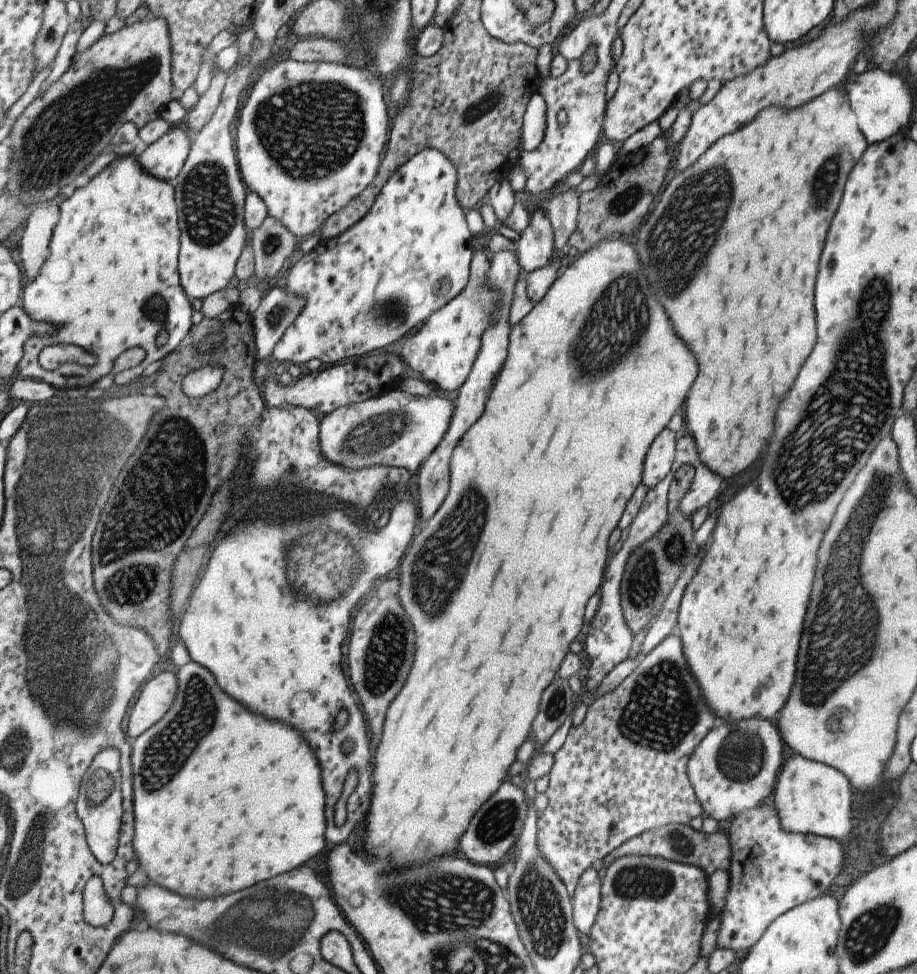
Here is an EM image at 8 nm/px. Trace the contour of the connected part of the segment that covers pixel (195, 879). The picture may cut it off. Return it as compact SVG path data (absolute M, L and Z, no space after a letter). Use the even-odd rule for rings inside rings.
M191 661L180 667L178 676L178 692L172 708L164 714L164 718L154 724L150 730L140 734L140 738L132 744L132 772L134 772L134 836L132 846L138 857L139 866L146 872L150 882L164 886L164 890L178 892L182 896L192 898L208 898L208 896L222 896L230 892L238 892L242 888L254 886L256 882L274 878L278 874L284 874L288 870L294 870L302 864L306 864L310 858L318 856L326 848L326 816L324 816L324 804L326 794L322 788L322 770L318 764L318 758L306 738L292 726L286 726L280 720L270 720L258 714L252 714L248 708L244 708L234 698L226 696L222 688L218 686L216 678L200 666Z

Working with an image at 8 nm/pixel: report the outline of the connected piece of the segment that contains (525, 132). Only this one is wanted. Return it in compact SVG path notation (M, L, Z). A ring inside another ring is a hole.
M536 91L529 98L526 112L523 116L521 144L524 151L536 150L536 146L544 138L546 130L546 102L544 96Z

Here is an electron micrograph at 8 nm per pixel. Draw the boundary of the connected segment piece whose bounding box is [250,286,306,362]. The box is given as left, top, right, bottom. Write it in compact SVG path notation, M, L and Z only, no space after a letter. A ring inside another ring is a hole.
M282 286L270 289L262 298L260 306L250 314L257 360L264 362L266 358L271 358L274 346L288 326L293 325L304 304L306 300L302 296L296 296L296 292L288 294L288 290Z

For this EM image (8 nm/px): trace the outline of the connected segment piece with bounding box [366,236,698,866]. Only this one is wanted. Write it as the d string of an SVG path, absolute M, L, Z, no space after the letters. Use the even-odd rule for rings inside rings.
M622 236L605 238L598 242L596 246L593 246L592 249L588 249L585 253L582 253L573 264L570 264L570 266L556 278L552 286L548 289L548 292L544 295L544 298L542 298L540 302L537 302L532 310L511 328L506 362L504 362L504 366L502 366L498 376L496 376L496 380L494 380L494 386L492 386L488 402L486 402L486 410L484 410L484 414L480 416L478 422L475 422L474 426L464 434L462 440L460 440L458 446L456 446L452 453L452 458L450 459L450 492L448 492L444 504L440 506L440 510L426 522L422 534L415 534L415 537L412 538L412 542L408 550L406 550L406 554L404 554L400 566L398 566L398 568L400 568L400 602L402 602L402 606L404 606L406 614L410 616L410 620L412 620L412 624L414 624L414 630L416 630L416 656L414 656L414 664L412 664L410 676L408 676L408 680L406 680L402 692L398 694L398 698L396 698L396 700L388 706L388 710L386 710L380 742L375 744L373 748L373 759L374 762L376 762L376 764L374 764L374 766L376 766L376 768L374 768L374 794L372 794L370 814L368 814L368 818L366 818L366 820L368 820L366 850L368 850L370 854L374 854L374 856L388 856L388 858L392 858L392 864L394 864L394 866L406 866L406 864L424 862L424 860L438 858L438 856L442 856L442 854L452 854L452 852L456 852L456 848L458 848L458 838L464 834L466 826L469 826L468 822L470 822L470 818L472 818L472 816L480 810L480 806L498 790L498 786L502 784L502 780L509 778L508 770L510 764L517 760L516 750L520 748L520 744L522 744L522 742L528 738L528 734L530 734L532 720L534 720L534 716L536 716L536 712L538 712L538 706L540 706L540 696L542 696L544 688L554 680L556 670L560 668L560 664L562 664L566 652L570 650L570 644L572 644L572 642L578 638L578 634L582 632L582 626L584 626L584 608L586 608L588 600L598 592L598 588L600 588L600 584L602 584L604 568L606 568L606 564L608 564L608 538L610 538L612 530L618 526L618 522L620 522L620 518L622 518L622 512L624 512L628 500L632 498L634 490L642 484L642 470L644 468L646 454L652 442L654 442L654 438L668 426L670 418L672 418L672 416L676 414L676 410L684 404L684 400L686 400L686 396L688 396L688 390L690 390L690 386L694 384L696 376L698 376L698 362L696 362L694 354L692 354L692 352L688 350L688 346L678 338L678 334L674 332L674 326L672 326L670 318L666 316L662 304L660 304L660 302L656 300L656 296L652 294L650 282L648 282L648 278L644 276L644 270L642 270L642 264L640 264L640 258L638 258L636 248ZM580 370L600 370L600 382L598 382L598 378L594 378L594 380L596 380L596 382L594 382L596 386L588 386L590 380L584 380L582 374L580 374ZM442 556L446 556L446 564L434 564L434 560L436 560L436 558L442 558Z

